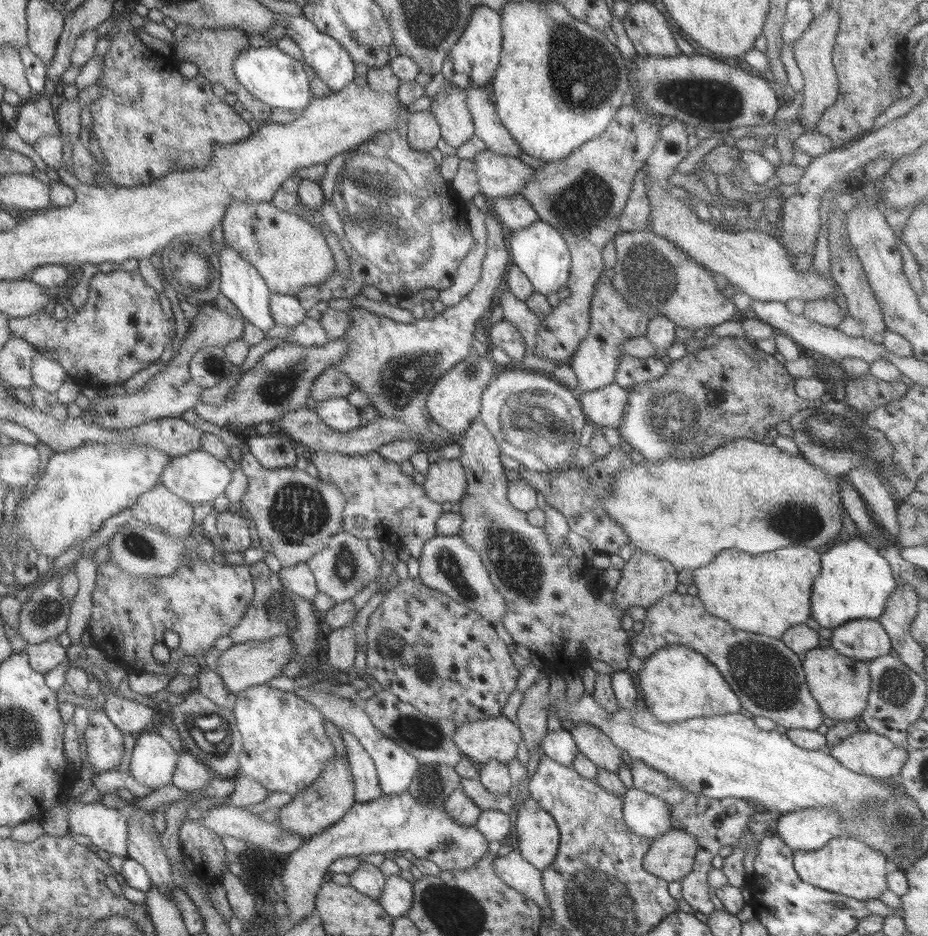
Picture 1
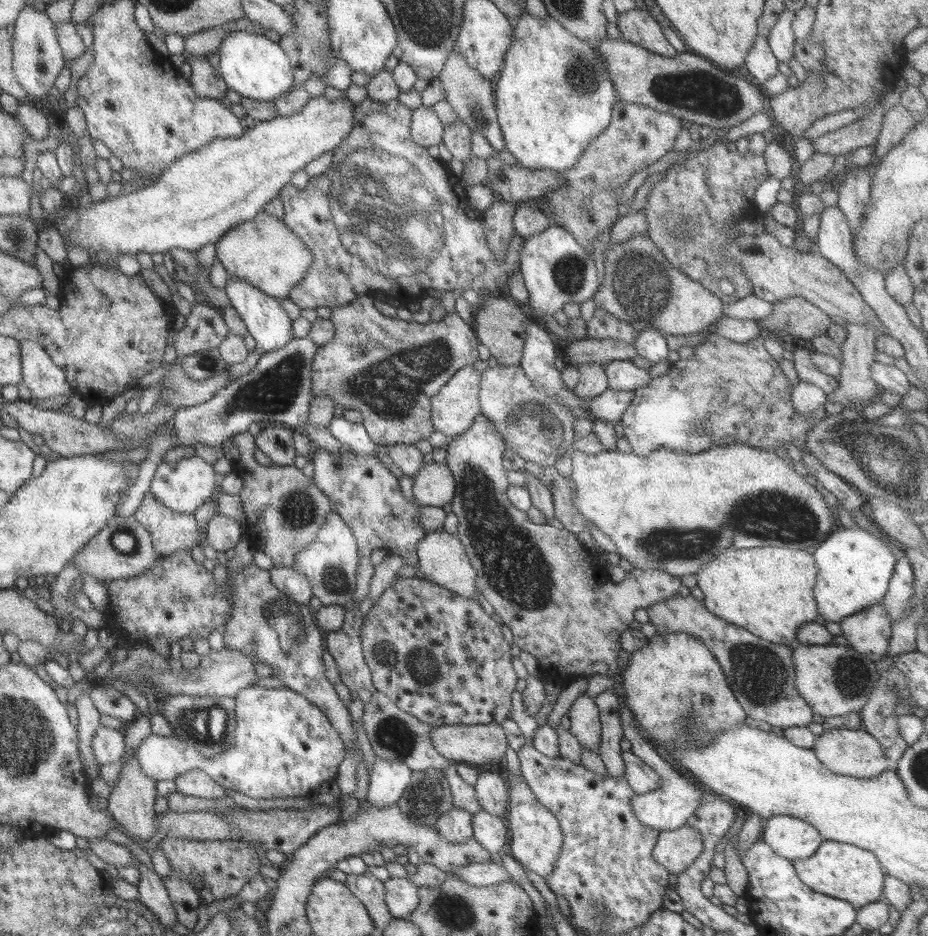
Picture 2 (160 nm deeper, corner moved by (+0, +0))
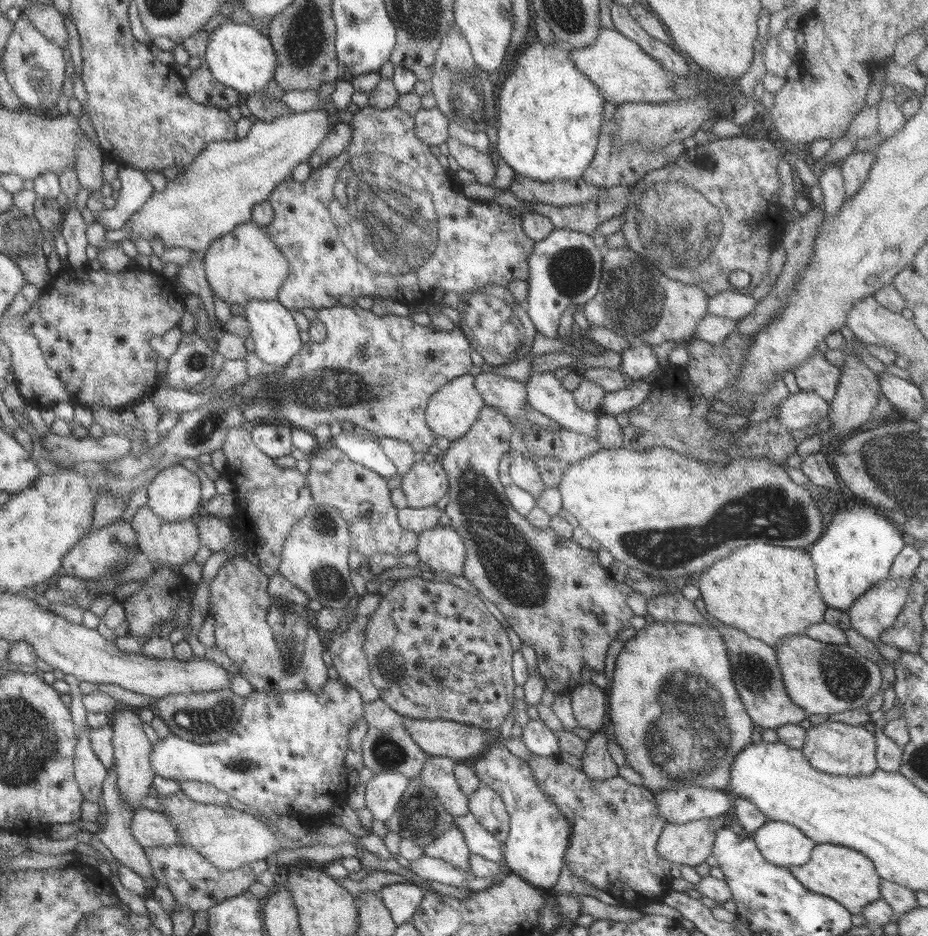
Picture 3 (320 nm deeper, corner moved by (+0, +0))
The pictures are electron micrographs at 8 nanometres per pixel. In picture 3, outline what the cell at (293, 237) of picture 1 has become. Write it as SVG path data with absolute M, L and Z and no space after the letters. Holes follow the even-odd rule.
M249 220L222 236L203 254L204 270L211 290L230 308L245 306L251 299L278 300L280 287L289 275L290 264L281 249L272 243L266 227Z

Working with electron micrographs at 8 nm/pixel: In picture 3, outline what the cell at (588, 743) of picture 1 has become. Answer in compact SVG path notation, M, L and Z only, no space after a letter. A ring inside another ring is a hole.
M583 682L570 694L578 727L595 732L607 721L607 693L595 683Z

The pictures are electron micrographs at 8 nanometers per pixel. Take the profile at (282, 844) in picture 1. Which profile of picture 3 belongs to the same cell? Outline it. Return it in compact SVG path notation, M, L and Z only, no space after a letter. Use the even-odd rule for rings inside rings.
M145 808L134 811L130 832L142 848L179 844L175 824L163 812Z

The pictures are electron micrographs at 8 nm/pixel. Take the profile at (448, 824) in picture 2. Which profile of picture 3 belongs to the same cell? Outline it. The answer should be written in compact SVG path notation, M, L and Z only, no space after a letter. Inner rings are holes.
M453 824L444 832L440 838L424 846L424 855L442 860L464 872L471 872L468 863L471 853L462 831Z

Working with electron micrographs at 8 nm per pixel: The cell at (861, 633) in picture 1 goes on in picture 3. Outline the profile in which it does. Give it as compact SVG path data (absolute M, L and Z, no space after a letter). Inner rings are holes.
M888 577L864 592L847 611L854 630L872 642L883 641L883 634L894 625L908 601L910 585L911 580Z

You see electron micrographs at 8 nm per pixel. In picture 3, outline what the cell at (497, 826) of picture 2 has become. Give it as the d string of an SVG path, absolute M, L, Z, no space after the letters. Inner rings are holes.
M468 812L464 816L455 817L453 824L462 831L471 854L476 854L494 863L502 863L503 843L498 842L493 838L493 834L480 826L472 813Z

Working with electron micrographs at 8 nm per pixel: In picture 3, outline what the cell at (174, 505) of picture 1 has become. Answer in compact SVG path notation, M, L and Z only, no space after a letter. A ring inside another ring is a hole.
M141 506L132 516L131 525L136 531L138 548L146 554L154 569L182 567L192 561L202 542L199 540L198 525L195 520L180 520L178 522L162 520L148 506Z

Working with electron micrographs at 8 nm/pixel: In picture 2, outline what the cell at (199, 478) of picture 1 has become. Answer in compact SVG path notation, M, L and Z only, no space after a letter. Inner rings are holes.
M196 455L190 458L181 458L178 462L168 464L164 461L158 464L153 479L151 480L150 491L155 499L170 508L172 512L180 514L193 514L194 511L202 507L202 504L210 498L214 492L214 468L204 459Z

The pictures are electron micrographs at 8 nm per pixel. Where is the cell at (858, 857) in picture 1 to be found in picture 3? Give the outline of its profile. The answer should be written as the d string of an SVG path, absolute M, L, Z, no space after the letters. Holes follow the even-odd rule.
M817 843L806 864L787 869L808 890L832 898L852 914L861 914L867 904L881 898L879 886L882 878L876 874L874 863L852 848L832 843Z

